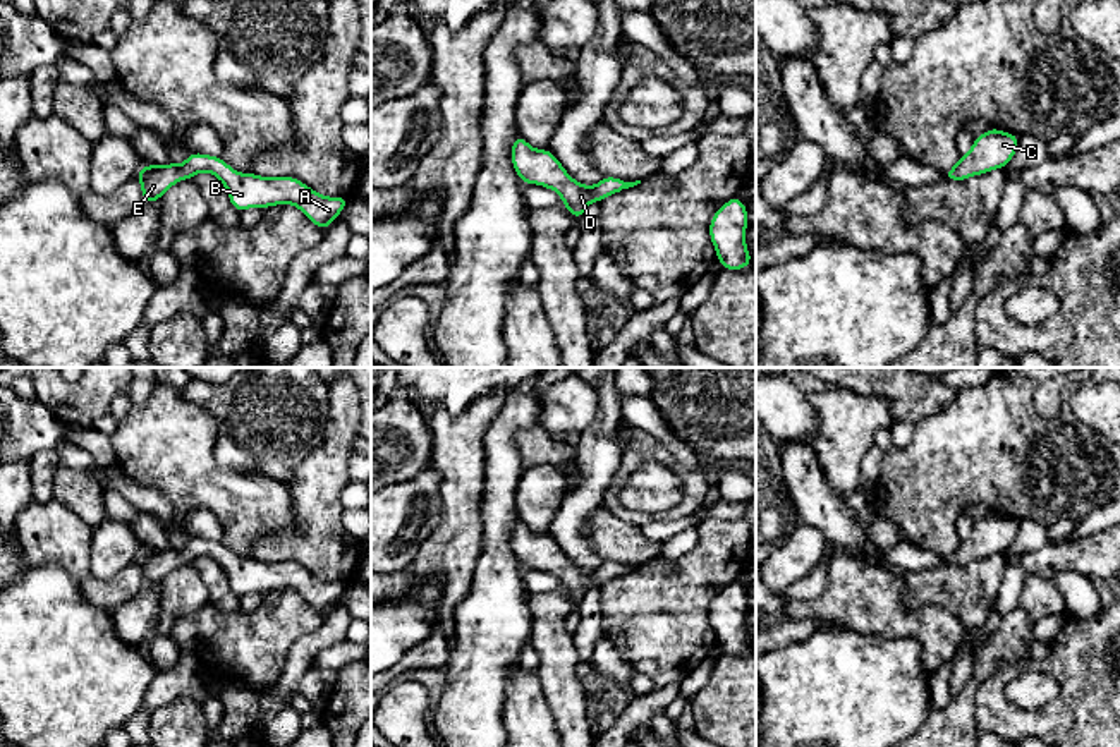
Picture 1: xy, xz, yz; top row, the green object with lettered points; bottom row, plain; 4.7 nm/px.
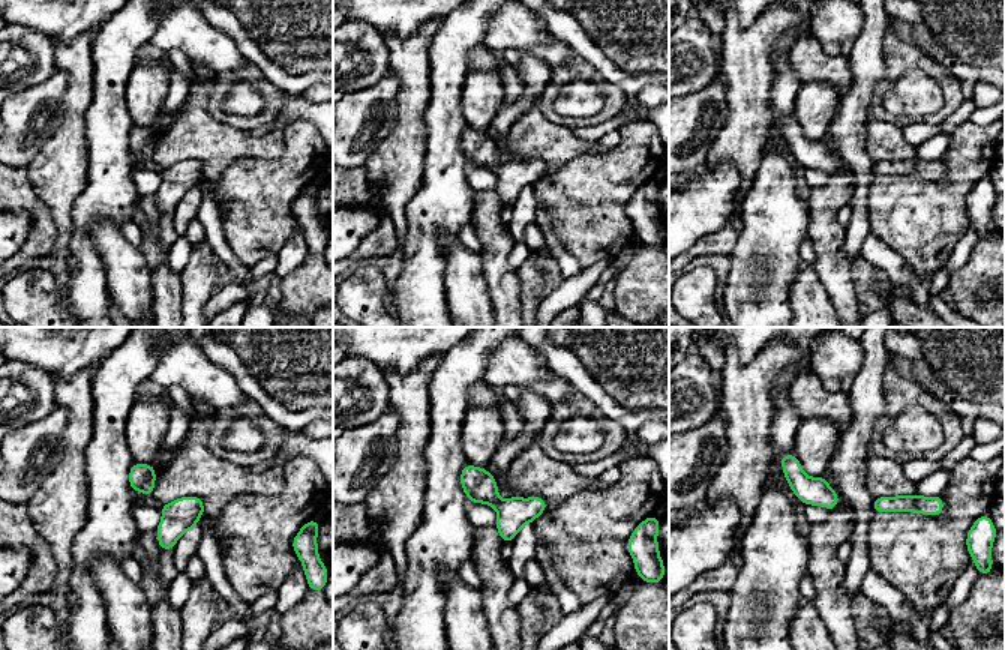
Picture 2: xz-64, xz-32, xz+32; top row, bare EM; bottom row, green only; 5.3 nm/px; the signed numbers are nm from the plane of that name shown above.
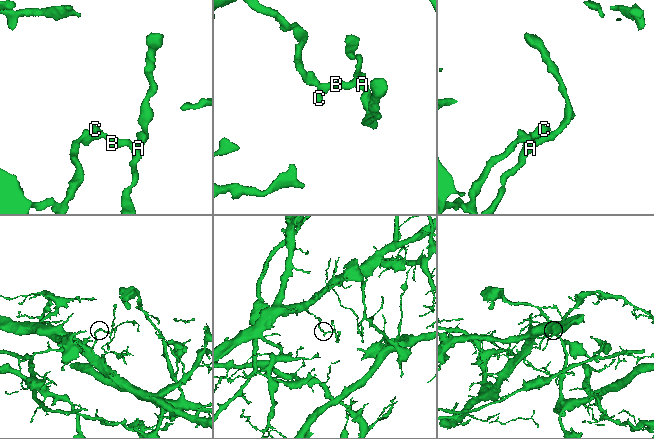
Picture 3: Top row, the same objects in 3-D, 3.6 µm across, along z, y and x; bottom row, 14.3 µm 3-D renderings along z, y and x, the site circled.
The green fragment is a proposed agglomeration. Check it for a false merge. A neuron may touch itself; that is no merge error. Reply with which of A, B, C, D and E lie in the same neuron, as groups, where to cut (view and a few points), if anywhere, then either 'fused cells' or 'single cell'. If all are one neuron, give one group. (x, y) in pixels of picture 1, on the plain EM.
groups A B C D E; cut none; single cell

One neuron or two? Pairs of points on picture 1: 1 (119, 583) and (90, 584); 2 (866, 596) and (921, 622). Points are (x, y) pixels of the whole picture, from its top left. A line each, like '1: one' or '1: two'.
1: one
2: one

